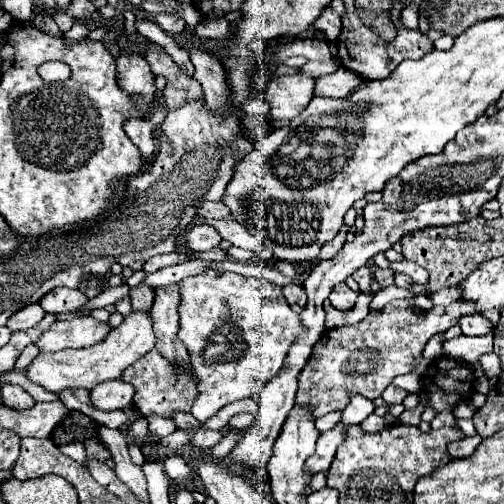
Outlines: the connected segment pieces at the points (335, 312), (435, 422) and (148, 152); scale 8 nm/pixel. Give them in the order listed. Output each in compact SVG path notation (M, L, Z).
M330 301L324 303L324 311L326 311L326 329L336 329L344 325L344 311L336 309Z
M438 413L430 423L432 429L439 429L442 427L458 427L456 417L452 413Z
M158 103L147 117L140 119L128 119L124 123L124 131L126 135L132 139L132 143L140 149L144 163L150 163L158 151L158 143L156 143L155 131L160 127L160 123L164 122L169 110L163 107L163 103Z

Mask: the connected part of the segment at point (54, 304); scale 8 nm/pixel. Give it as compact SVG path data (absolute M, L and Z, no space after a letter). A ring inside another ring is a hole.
M60 287L52 289L42 297L42 309L46 313L68 313L68 311L78 311L86 301L88 297L82 291Z

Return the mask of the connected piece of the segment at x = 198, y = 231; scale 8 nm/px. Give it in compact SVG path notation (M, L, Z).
M202 223L202 225L194 225L186 231L184 249L188 249L188 251L210 251L220 241L222 241L222 237L218 235L218 231L210 225Z

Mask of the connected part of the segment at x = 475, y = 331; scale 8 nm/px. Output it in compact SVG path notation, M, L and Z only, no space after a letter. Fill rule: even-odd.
M474 313L474 315L468 315L468 317L462 317L462 319L460 319L460 327L462 327L462 333L464 333L464 335L476 335L476 337L486 335L488 331L494 329L492 321L486 319L486 317L480 315L480 313Z

